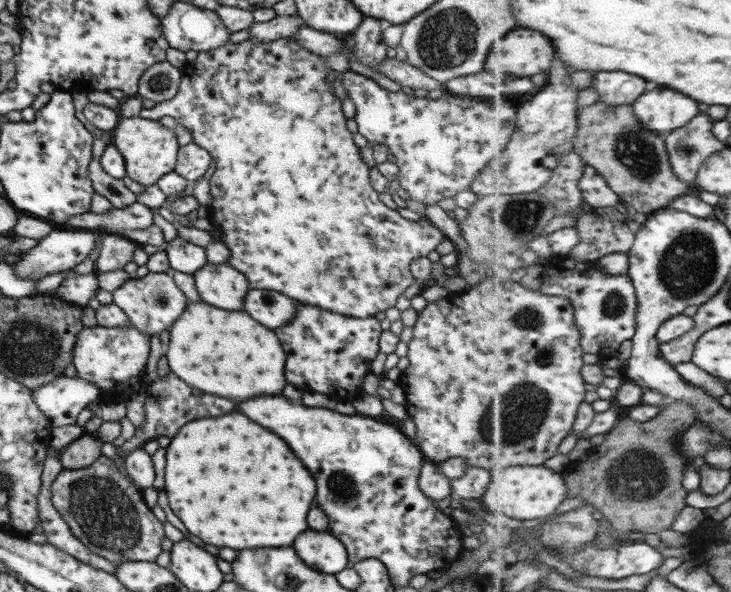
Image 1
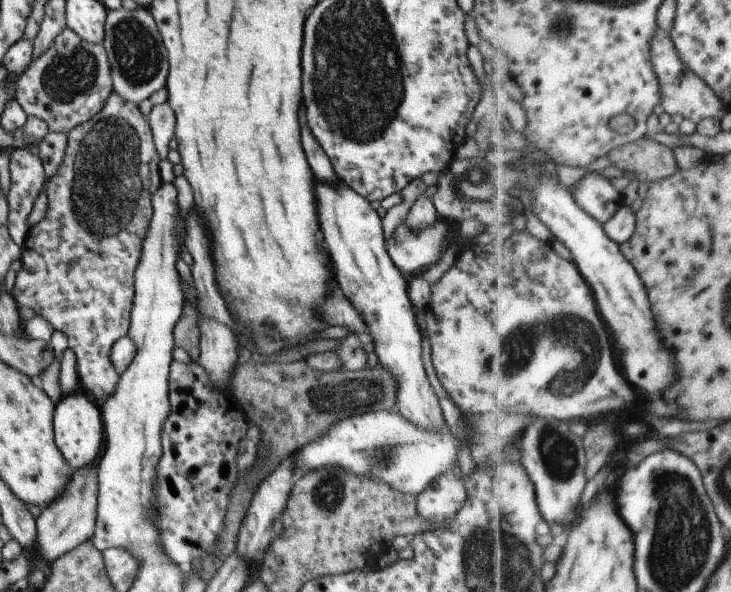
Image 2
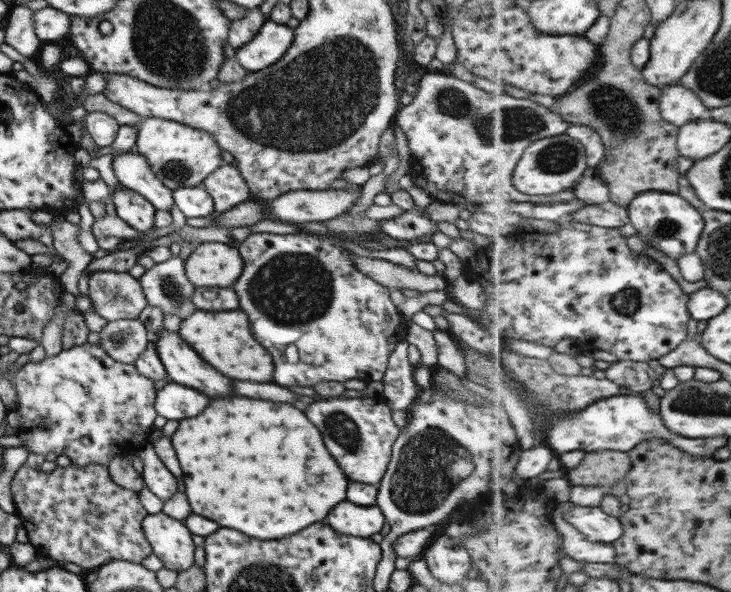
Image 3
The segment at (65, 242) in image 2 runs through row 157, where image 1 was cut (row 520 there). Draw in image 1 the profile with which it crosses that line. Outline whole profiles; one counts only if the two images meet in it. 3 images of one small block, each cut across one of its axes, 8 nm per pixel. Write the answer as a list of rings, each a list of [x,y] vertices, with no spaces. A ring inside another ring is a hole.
[[[100,455],[89,467],[62,469],[51,480],[50,500],[71,534],[89,551],[115,566],[128,561],[154,562],[162,551],[163,526],[147,508],[135,483],[122,476],[109,458]]]

